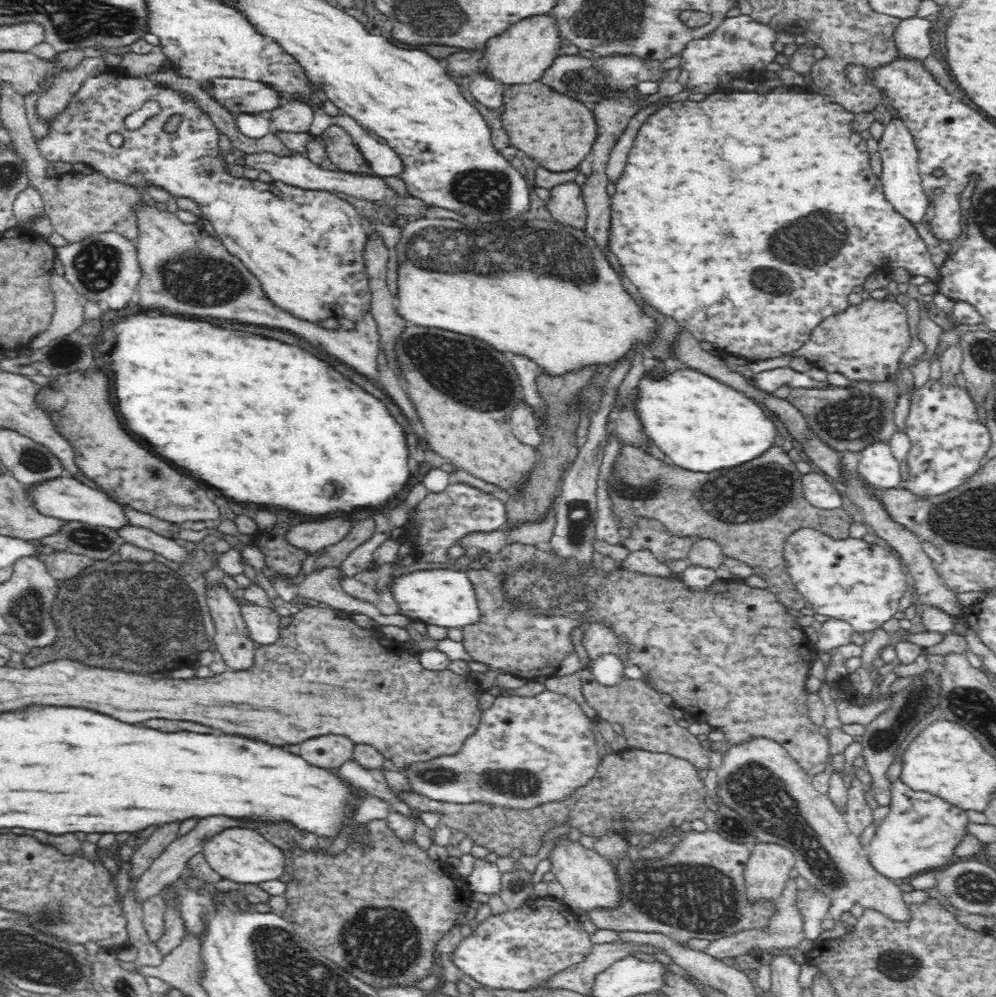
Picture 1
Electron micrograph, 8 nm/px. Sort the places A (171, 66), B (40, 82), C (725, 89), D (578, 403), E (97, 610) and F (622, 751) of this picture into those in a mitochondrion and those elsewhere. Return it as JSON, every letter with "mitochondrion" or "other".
{"A":"other","B":"other","C":"other","D":"other","E":"mitochondrion","F":"other"}

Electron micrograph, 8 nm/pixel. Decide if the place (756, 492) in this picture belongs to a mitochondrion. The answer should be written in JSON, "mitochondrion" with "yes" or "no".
{"mitochondrion":"yes"}

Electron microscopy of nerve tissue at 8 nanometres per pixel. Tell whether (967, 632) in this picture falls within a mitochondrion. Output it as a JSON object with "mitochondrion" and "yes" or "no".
{"mitochondrion":"no"}

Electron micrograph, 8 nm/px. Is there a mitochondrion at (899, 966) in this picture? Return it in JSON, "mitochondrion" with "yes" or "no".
{"mitochondrion":"yes"}

